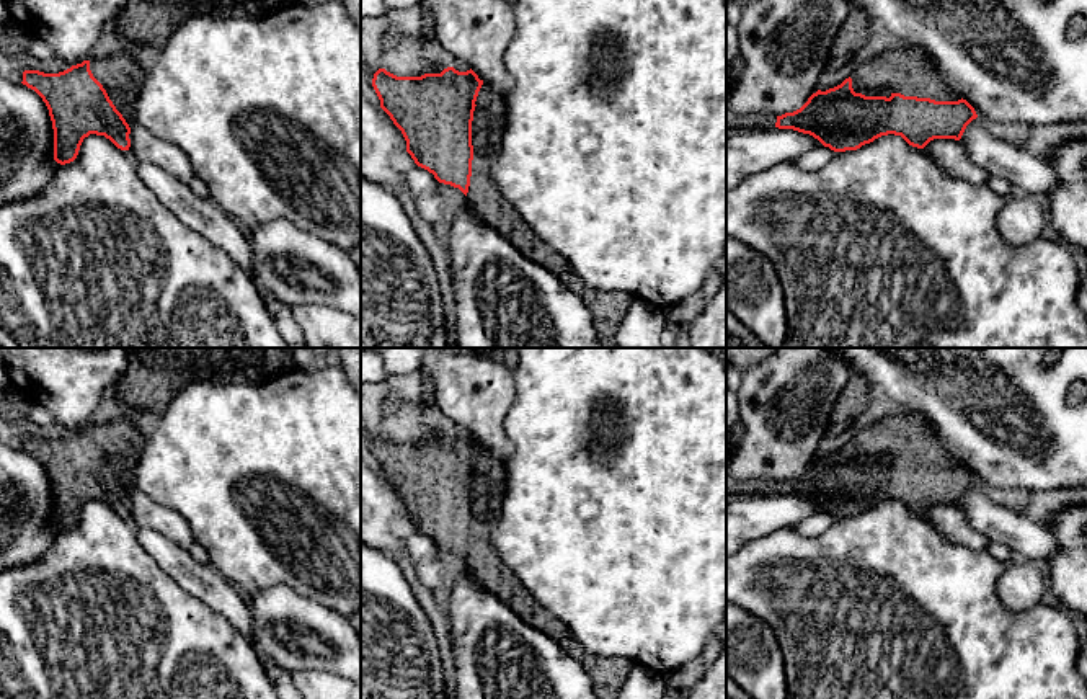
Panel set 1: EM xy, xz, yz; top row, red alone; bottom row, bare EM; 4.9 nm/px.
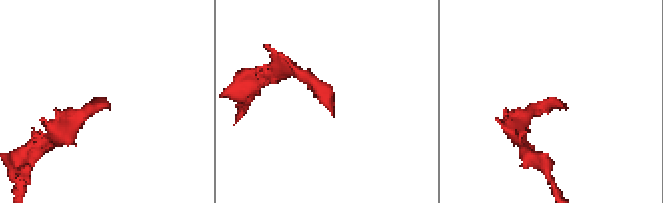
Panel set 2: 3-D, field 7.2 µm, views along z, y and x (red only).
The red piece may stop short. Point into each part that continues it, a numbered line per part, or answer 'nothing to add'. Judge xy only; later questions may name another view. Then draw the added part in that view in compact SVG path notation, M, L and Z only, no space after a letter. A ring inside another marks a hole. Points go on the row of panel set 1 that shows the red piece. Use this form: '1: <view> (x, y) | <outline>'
1: xy (121, 75) | M129 51L90 60L93 77L103 85L116 109L122 114L131 131L135 122L135 100L147 77Z

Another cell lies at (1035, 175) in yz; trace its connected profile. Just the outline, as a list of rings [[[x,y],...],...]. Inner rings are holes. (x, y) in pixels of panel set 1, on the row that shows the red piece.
[[[979,116],[966,126],[960,142],[968,157],[989,176],[1002,176],[1012,186],[1023,188],[1028,196],[1045,199],[1059,186],[1054,170],[1045,158],[992,137]]]

